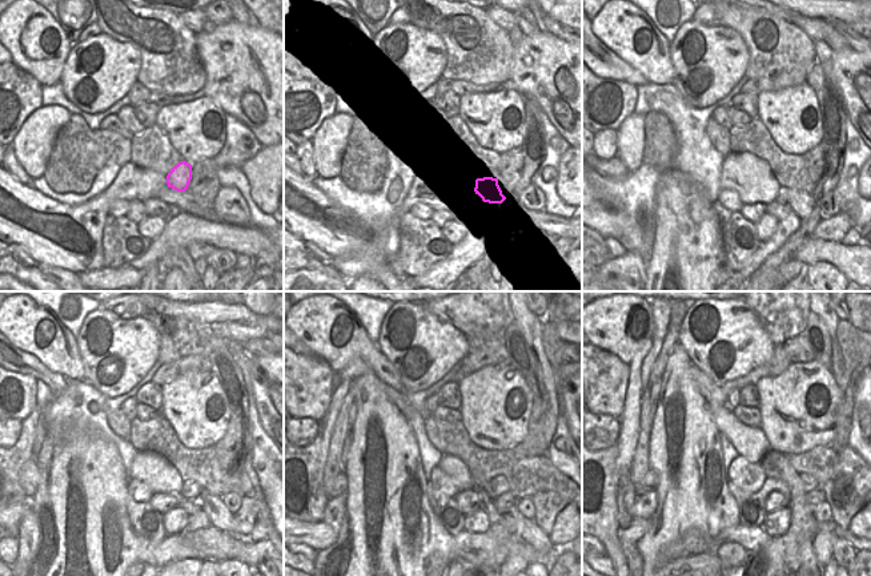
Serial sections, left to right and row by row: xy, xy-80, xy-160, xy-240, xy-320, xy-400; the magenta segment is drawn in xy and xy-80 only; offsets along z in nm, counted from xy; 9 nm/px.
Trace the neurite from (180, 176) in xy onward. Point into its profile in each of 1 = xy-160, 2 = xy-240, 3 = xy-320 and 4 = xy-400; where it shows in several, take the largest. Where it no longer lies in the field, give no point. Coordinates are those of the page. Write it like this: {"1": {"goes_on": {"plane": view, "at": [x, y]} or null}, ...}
{"1": {"goes_on": {"plane": "xy-160", "at": [803, 204]}}, "2": {"goes_on": {"plane": "xy-240", "at": [213, 506]}}, "3": {"goes_on": {"plane": "xy-320", "at": [526, 528]}}, "4": {"goes_on": {"plane": "xy-400", "at": [843, 552]}}}

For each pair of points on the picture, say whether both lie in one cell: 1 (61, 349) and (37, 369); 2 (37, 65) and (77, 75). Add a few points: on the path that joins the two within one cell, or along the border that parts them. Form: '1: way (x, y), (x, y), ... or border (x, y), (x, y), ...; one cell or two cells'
1: border (16, 347), (68, 381); two cells
2: border (72, 44), (59, 80); two cells

